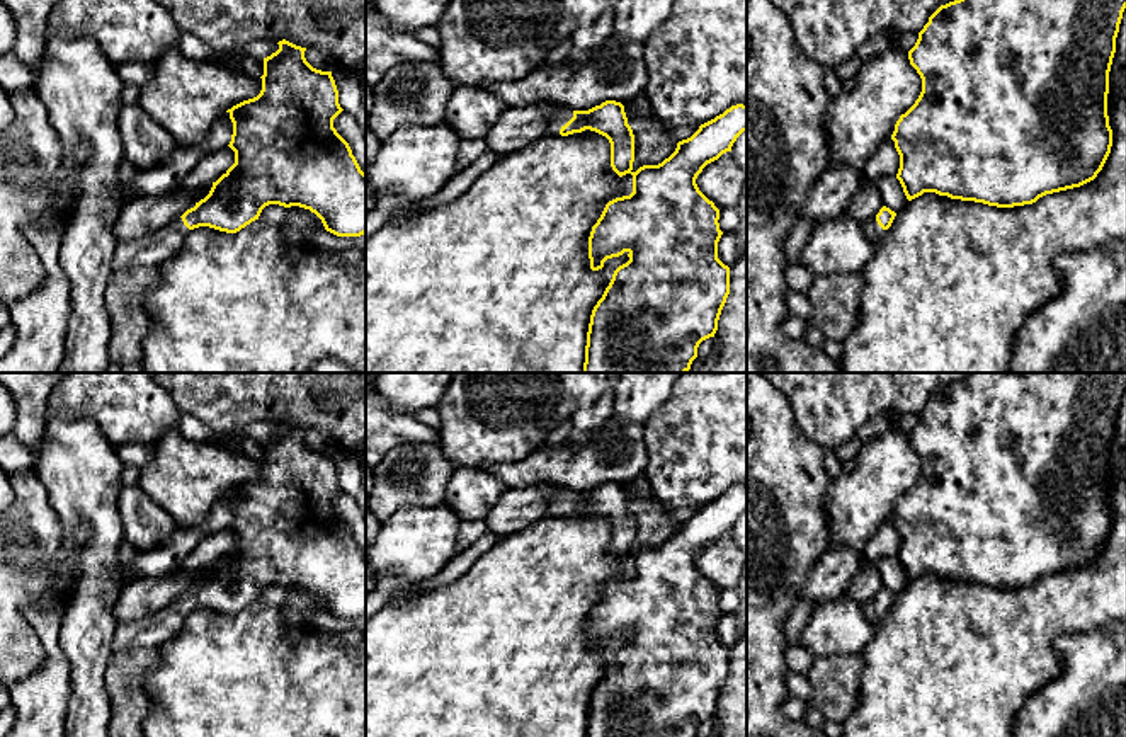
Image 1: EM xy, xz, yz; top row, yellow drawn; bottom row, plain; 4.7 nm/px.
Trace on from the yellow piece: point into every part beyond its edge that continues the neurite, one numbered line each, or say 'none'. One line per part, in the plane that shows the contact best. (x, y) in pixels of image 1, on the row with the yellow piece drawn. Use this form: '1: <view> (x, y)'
1: xz (560, 118)

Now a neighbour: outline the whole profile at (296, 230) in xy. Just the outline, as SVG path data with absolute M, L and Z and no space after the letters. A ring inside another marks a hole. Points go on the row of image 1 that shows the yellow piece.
M291 206L289 221L281 226L284 240L294 249L311 247L308 242L310 230L325 230L321 220L310 209Z

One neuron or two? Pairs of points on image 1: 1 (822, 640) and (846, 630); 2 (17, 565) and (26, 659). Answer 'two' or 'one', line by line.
1: one
2: one

